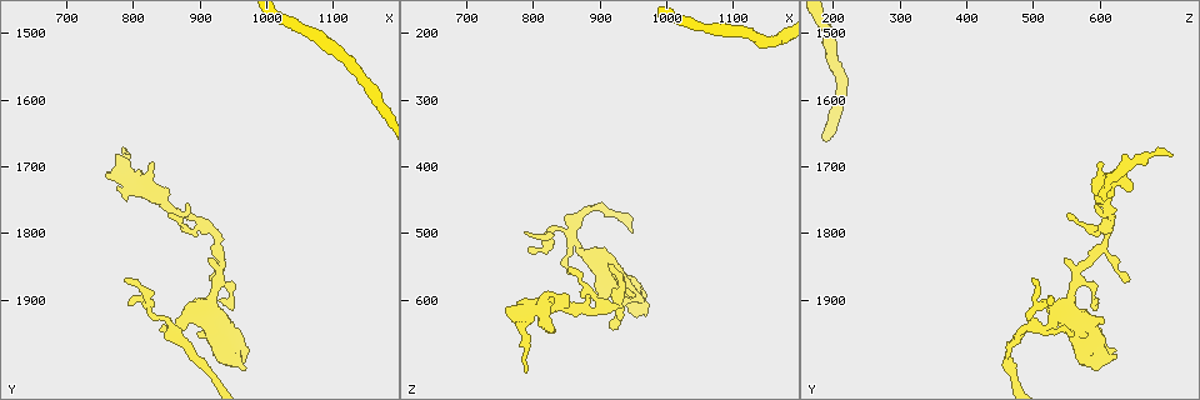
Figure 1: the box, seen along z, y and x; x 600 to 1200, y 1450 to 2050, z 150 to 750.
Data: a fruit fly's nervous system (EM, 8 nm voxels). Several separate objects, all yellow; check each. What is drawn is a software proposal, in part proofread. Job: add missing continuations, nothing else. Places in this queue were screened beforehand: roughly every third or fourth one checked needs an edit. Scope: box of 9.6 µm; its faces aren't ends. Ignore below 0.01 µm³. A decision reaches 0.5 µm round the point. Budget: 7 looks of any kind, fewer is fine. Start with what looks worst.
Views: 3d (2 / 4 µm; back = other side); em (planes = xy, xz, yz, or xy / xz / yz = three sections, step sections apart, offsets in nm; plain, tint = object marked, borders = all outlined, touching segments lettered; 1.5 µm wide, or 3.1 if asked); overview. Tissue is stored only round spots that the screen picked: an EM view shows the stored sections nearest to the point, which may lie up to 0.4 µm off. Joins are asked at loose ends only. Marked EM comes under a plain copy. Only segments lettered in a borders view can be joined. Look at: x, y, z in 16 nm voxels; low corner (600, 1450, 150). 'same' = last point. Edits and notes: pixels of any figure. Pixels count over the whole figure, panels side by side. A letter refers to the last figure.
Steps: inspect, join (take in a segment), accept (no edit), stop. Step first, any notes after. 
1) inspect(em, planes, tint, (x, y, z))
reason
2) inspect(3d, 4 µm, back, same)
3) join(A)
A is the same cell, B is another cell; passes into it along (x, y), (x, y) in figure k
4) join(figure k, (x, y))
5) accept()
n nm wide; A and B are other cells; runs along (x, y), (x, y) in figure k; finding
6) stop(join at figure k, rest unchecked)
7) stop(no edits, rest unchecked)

inspect(em, planes, borders, (855, 1955, 565))
thin end

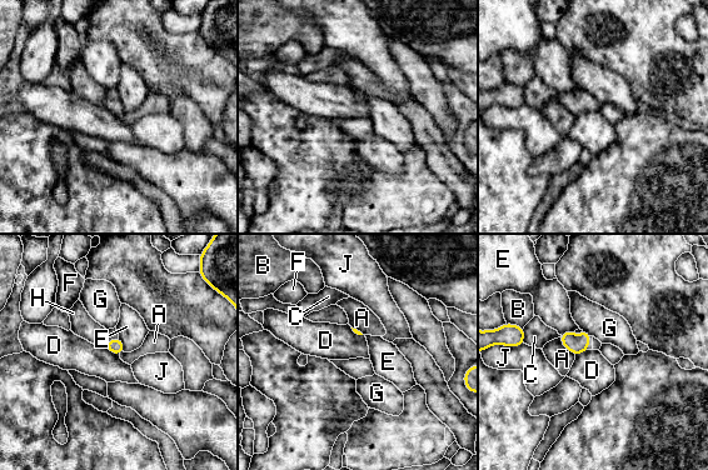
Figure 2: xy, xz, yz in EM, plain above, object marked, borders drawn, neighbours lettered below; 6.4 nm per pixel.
accept()
A, B, C, D, E, F, G, H and J are other cells; border along (103, 345), (119, 355) in figure 2; none of them fits

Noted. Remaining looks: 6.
inspect(3d, 4 µm, (915, 1870, 640))
an open end

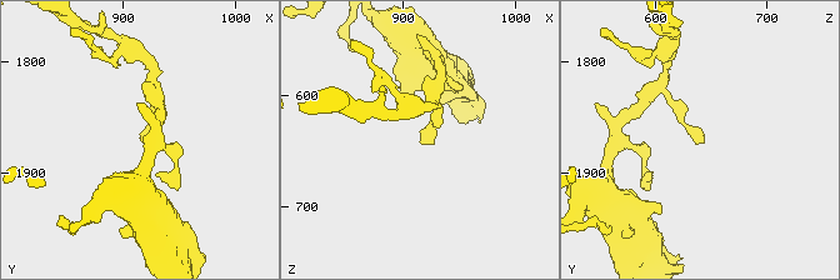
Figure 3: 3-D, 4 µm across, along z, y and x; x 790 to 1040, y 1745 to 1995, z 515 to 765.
inspect(em, planes, borders, (916, 1872, 646))
shape alone is not enough

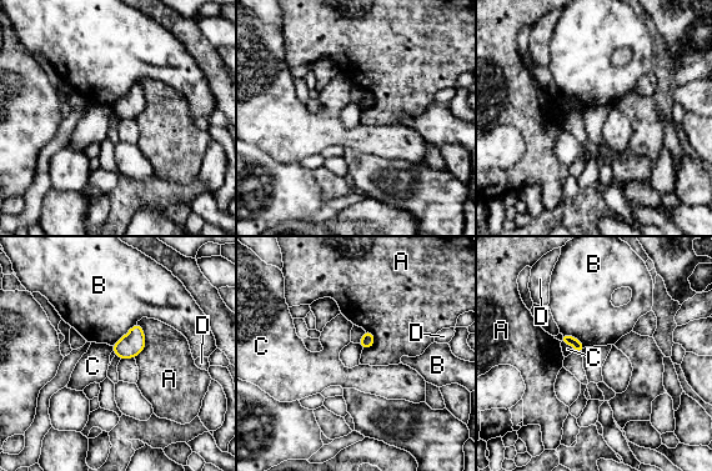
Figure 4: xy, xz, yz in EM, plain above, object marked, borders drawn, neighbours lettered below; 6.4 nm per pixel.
accept()
A, B, C and D are other cells; border along (139, 322), (145, 346), (134, 357) in figure 4; none of them fits

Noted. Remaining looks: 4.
inspect(3d, 2 µm, (880, 1750, 595))
thin end

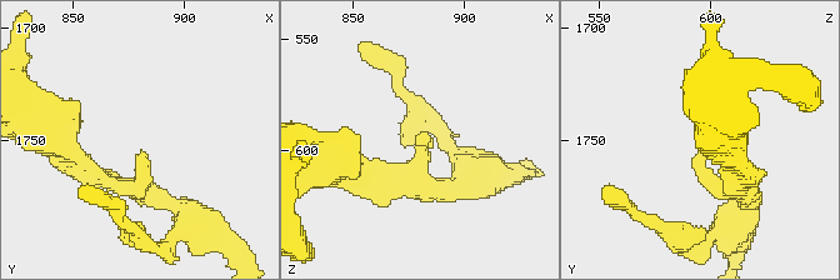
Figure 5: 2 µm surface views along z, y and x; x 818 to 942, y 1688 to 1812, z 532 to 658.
inspect(em, planes, borders, (880, 1754, 594))
arms of 240, 260 nm

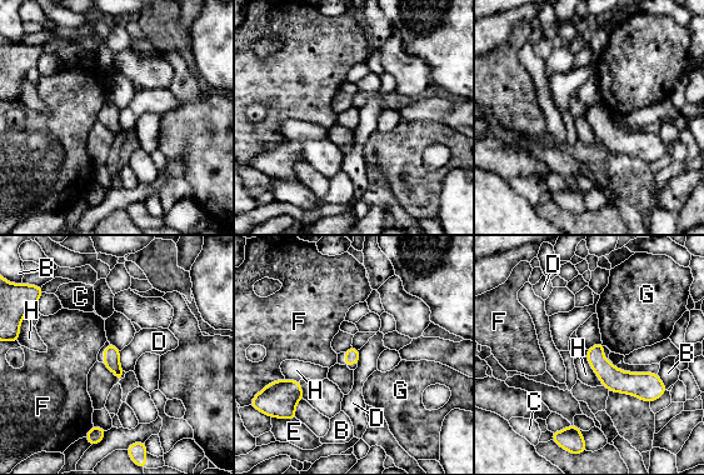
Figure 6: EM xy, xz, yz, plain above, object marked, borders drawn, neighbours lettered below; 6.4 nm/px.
accept()
B, C, D, E, F, G and H are other cells; runs along (589, 354), (615, 380), (657, 380) in figure 6; no lettered segment goes on from it

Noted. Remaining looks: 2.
stop(no edits, rest unchecked)

